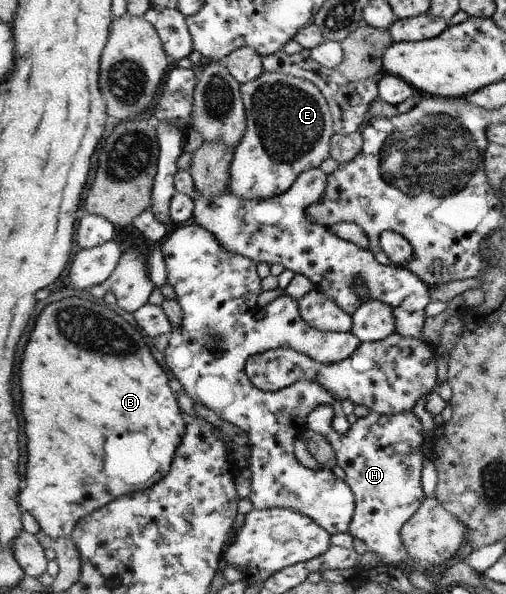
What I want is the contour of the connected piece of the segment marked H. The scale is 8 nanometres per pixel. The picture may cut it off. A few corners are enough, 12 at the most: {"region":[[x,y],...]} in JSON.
{"region":[[316,406],[307,429],[329,440],[354,491],[348,532],[382,565],[425,497],[422,424],[371,411],[346,434]]}

